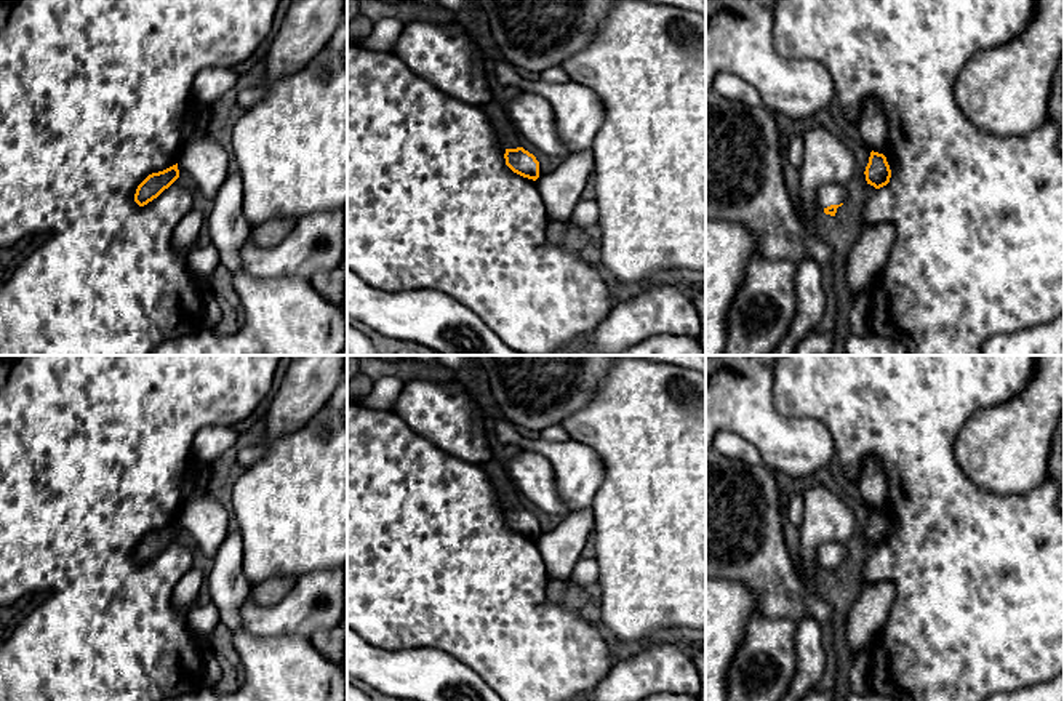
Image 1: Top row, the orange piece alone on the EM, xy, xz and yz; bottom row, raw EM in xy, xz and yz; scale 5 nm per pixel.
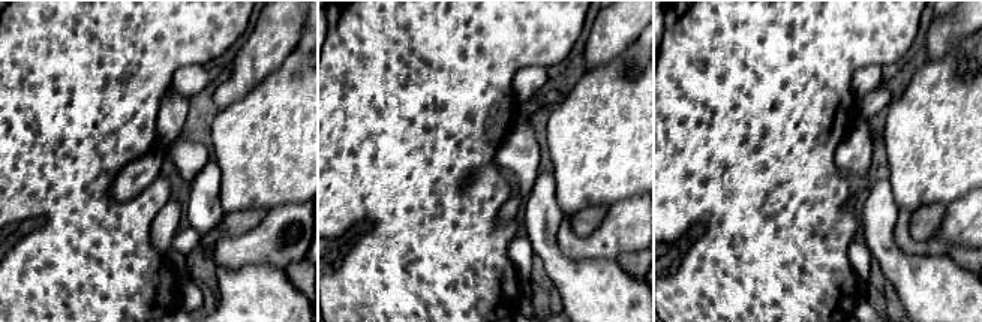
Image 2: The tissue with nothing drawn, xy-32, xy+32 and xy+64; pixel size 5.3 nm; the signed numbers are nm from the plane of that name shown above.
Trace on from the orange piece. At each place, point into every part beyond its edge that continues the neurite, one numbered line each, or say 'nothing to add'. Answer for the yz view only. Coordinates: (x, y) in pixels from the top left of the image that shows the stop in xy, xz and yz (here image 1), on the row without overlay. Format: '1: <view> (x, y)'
1: yz (829, 552)

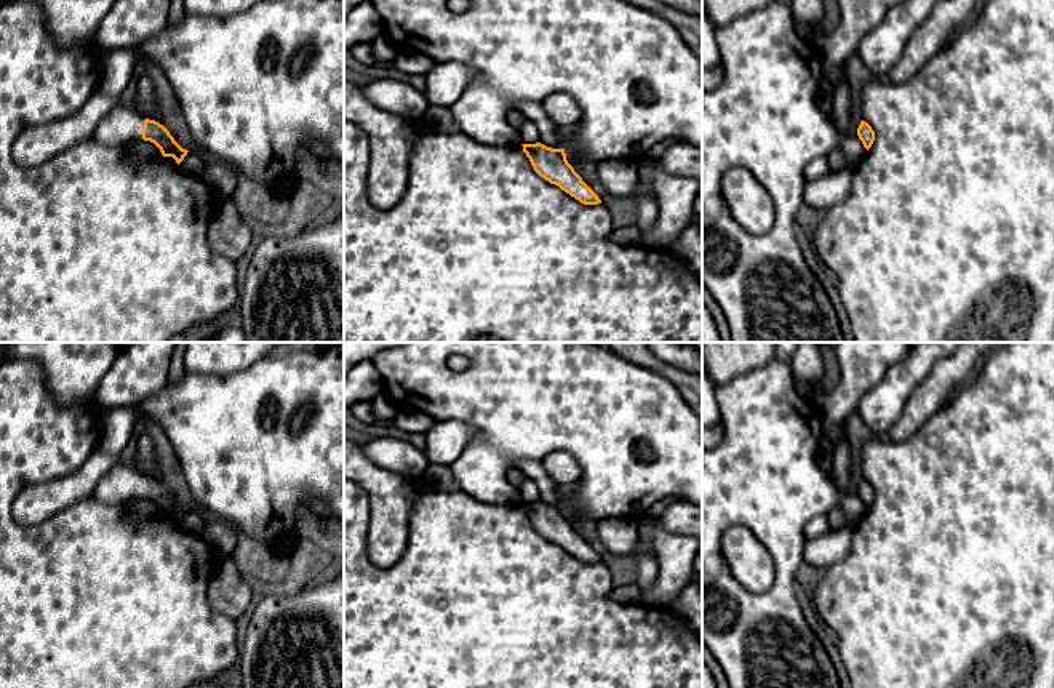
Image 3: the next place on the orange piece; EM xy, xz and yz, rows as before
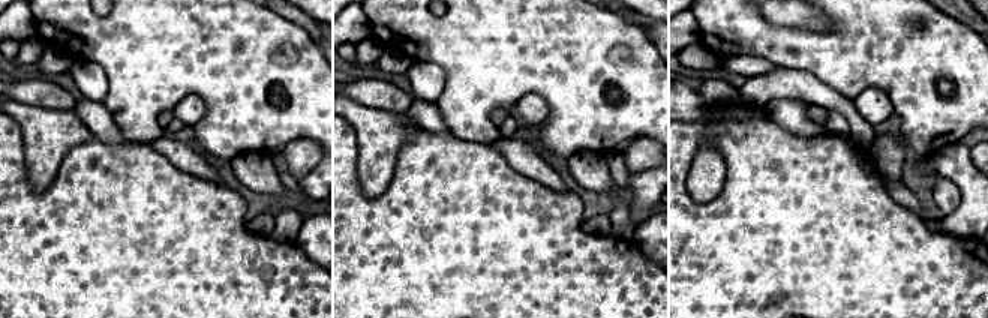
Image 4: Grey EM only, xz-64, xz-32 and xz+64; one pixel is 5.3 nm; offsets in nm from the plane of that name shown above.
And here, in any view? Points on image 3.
1: xy (120, 484)

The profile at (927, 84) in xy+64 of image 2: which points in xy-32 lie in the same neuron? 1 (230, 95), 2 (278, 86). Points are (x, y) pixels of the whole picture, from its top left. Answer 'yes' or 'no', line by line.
1: no
2: yes

